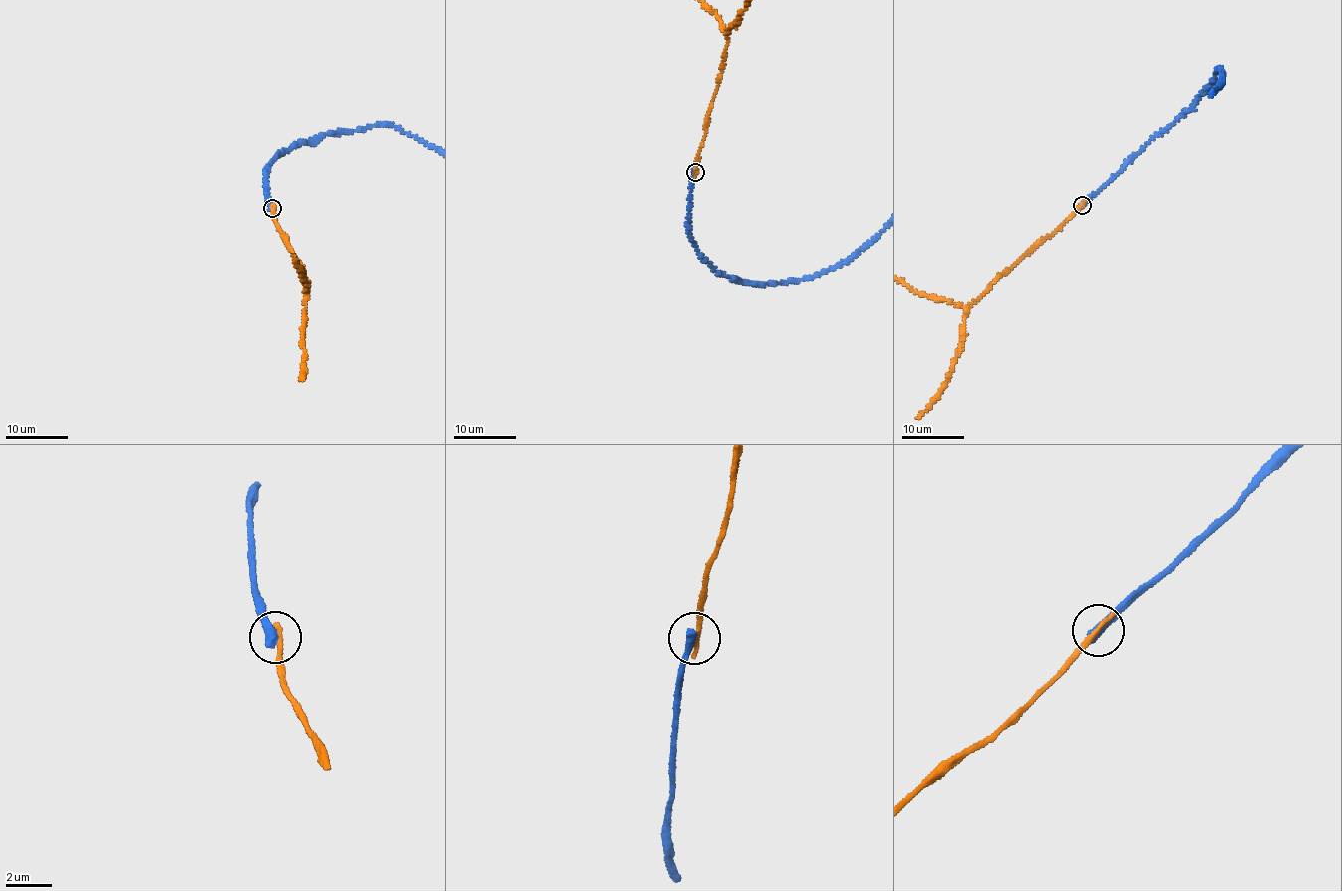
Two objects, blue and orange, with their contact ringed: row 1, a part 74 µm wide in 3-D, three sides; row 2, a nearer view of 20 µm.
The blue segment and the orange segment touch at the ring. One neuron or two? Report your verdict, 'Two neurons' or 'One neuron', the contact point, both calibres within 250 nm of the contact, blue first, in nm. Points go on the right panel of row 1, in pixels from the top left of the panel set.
Two neurons. Place: (1082, 205). Thickness 460 nm (blue) against 280 nm

